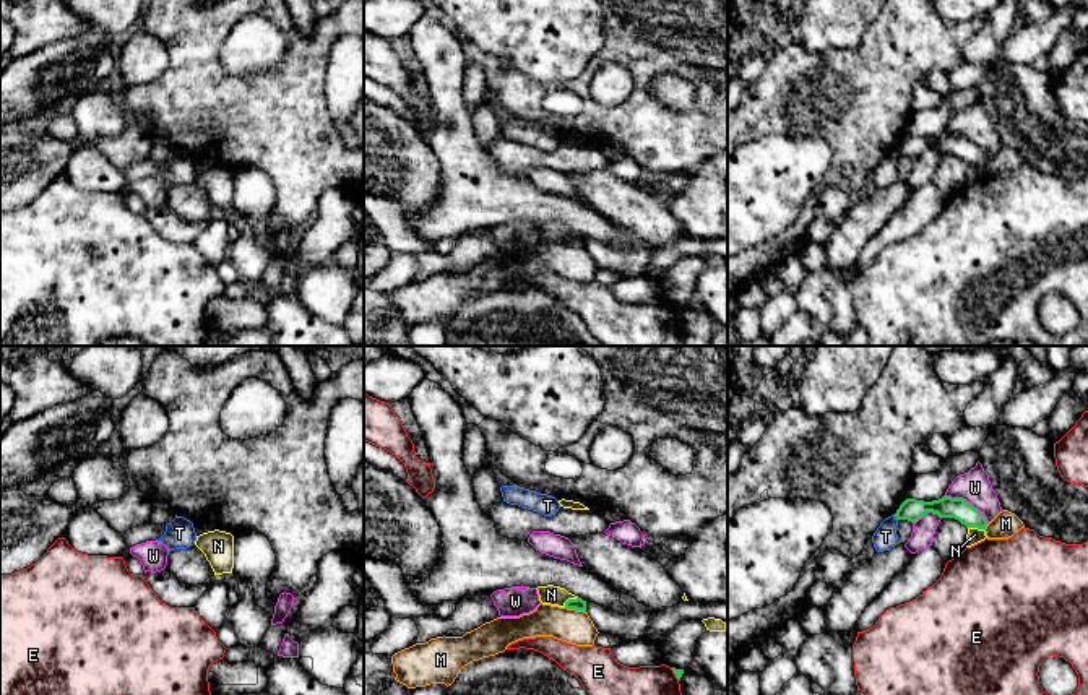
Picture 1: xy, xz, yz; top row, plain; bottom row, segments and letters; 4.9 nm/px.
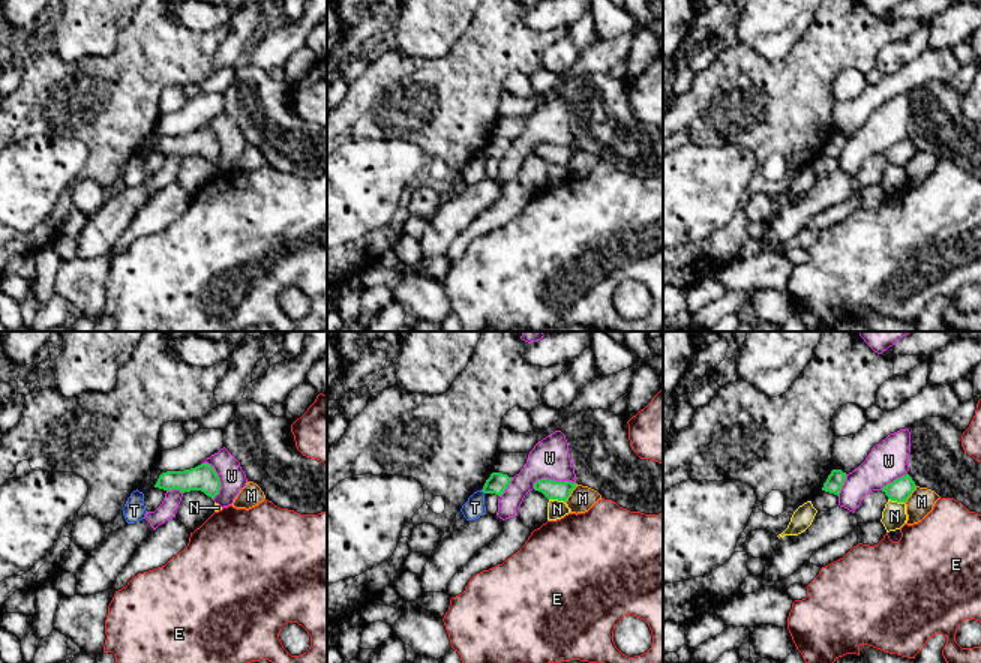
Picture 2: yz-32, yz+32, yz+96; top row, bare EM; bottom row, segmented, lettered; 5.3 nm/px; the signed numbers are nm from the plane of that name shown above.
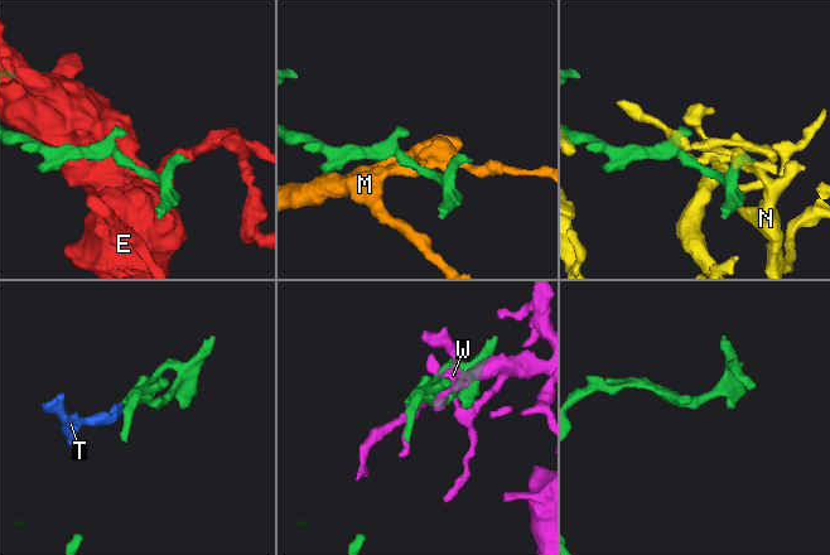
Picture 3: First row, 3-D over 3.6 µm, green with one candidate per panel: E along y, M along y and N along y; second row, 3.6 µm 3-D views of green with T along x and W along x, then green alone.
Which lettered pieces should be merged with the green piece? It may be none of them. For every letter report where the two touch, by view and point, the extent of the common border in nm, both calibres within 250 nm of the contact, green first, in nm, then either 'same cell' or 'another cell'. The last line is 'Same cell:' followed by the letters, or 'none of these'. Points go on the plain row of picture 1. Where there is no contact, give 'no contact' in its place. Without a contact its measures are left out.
E: meets green in xz at (674, 309); contact 80 nm long; 40 nm thick on the green side, 400 nm on the other; another cell
M: meets green in xz at (575, 246); contact 110 nm long; 60 nm thick on the green side, 170 nm on the other; another cell
N: meets green in xz at (569, 236); contact 90 nm long; 60 nm thick on the green side, 100 nm on the other; another cell
T: meets green in yz at (897, 155); contact 40 nm long; 110 nm thick on the green side, 120 nm on the other; another cell
W: meets green in yz at (967, 138); contact 260 nm long; 110 nm thick on the green side, 160 nm on the other; another cell
Same cell: none of these

